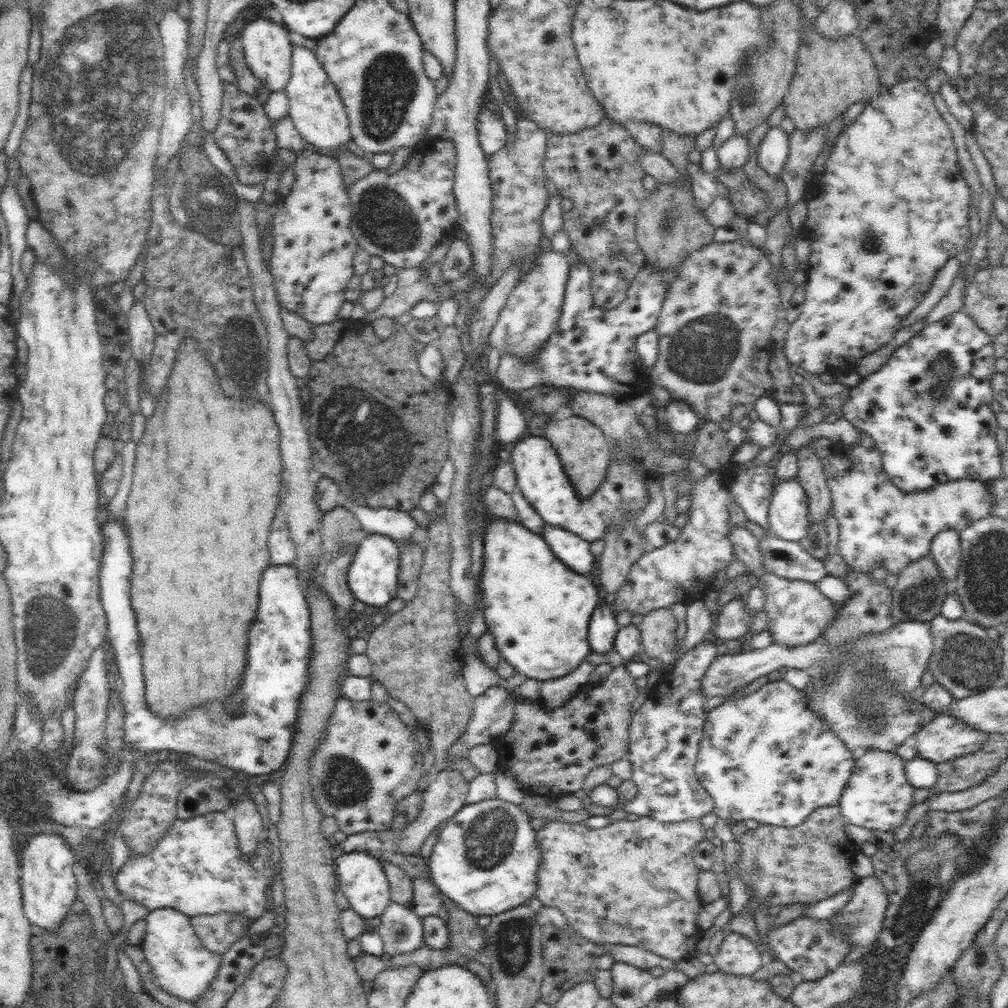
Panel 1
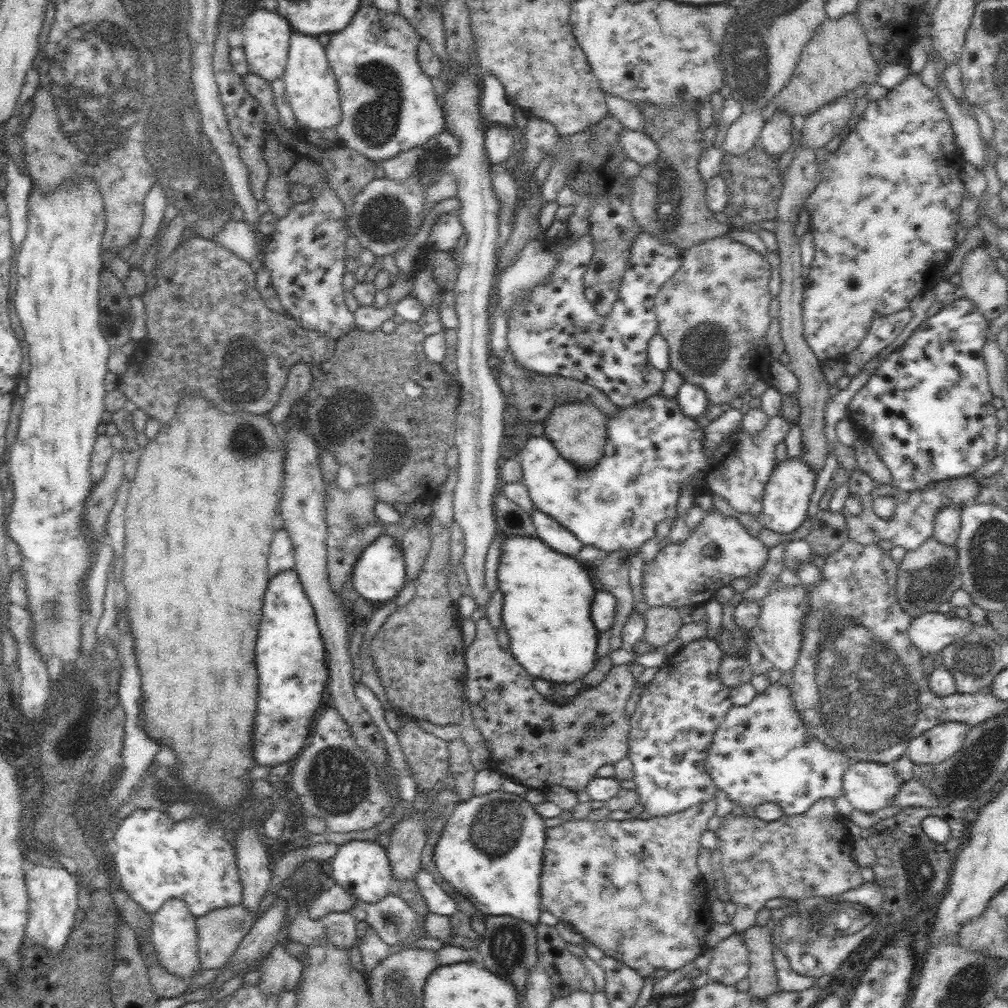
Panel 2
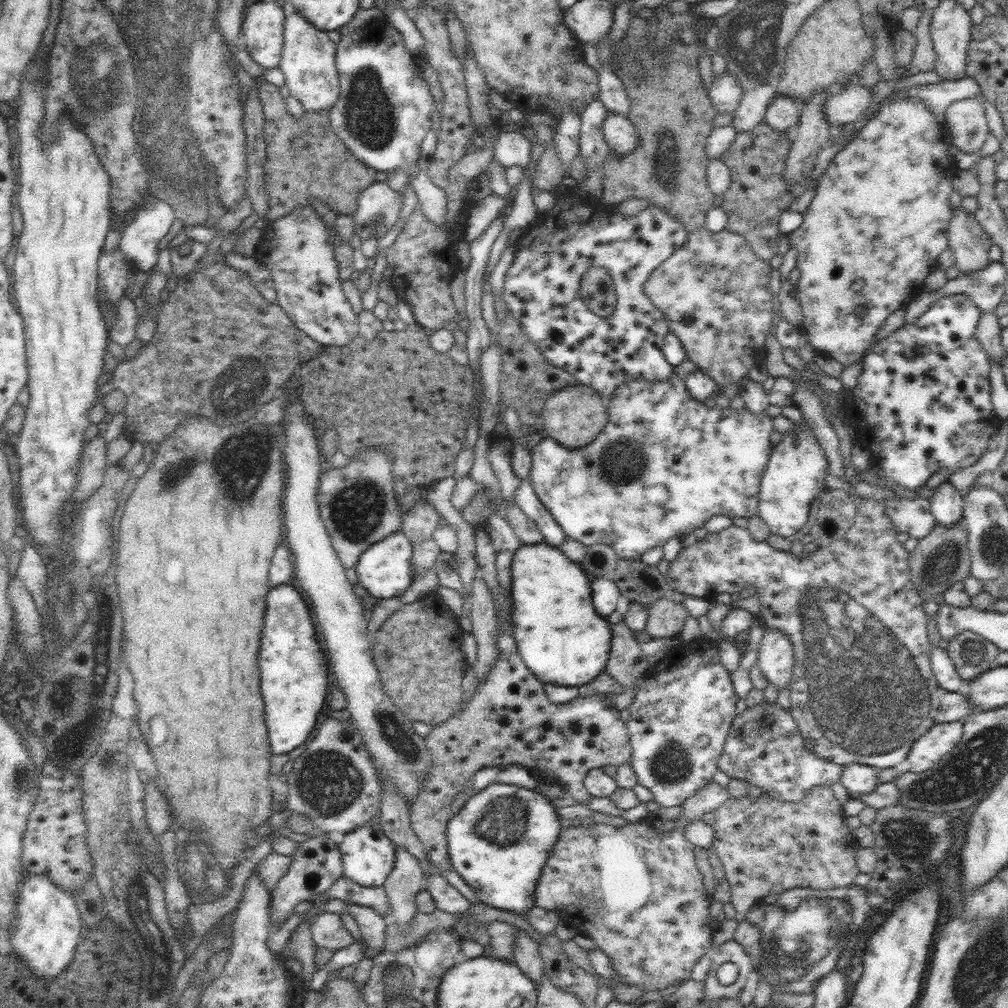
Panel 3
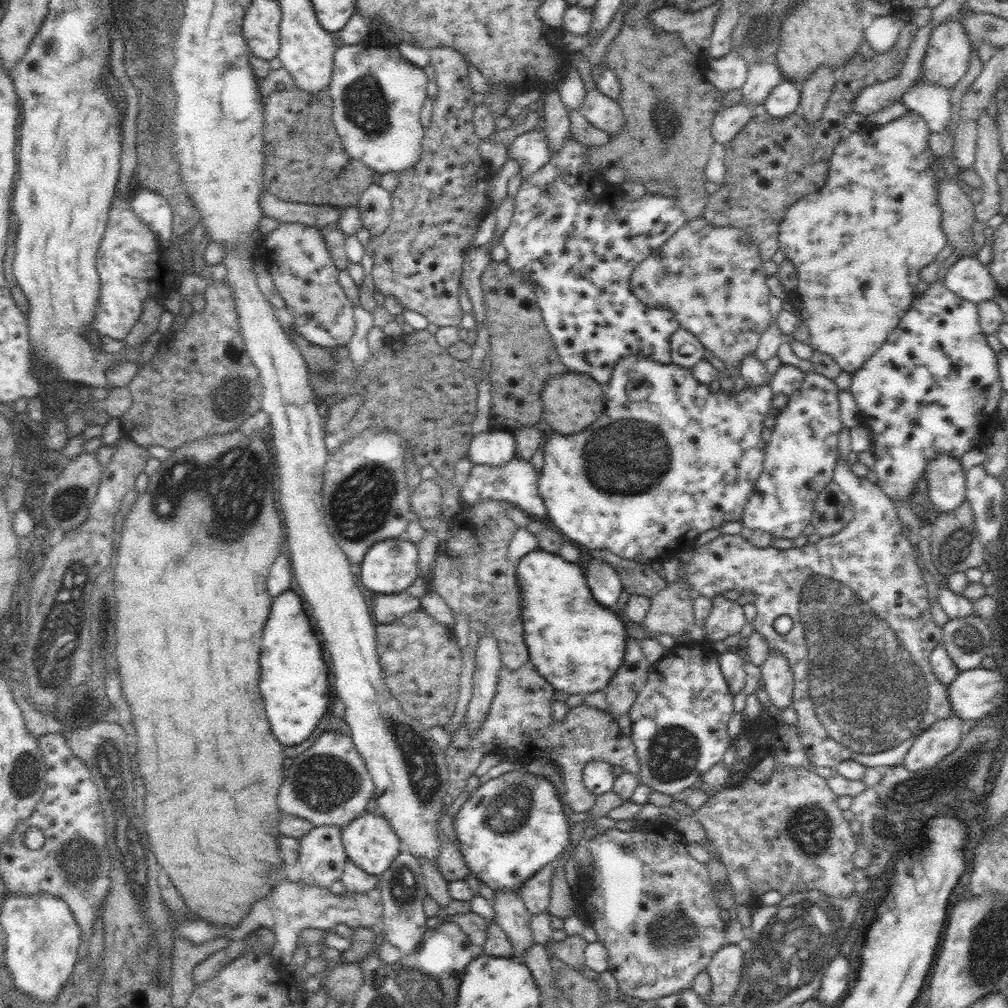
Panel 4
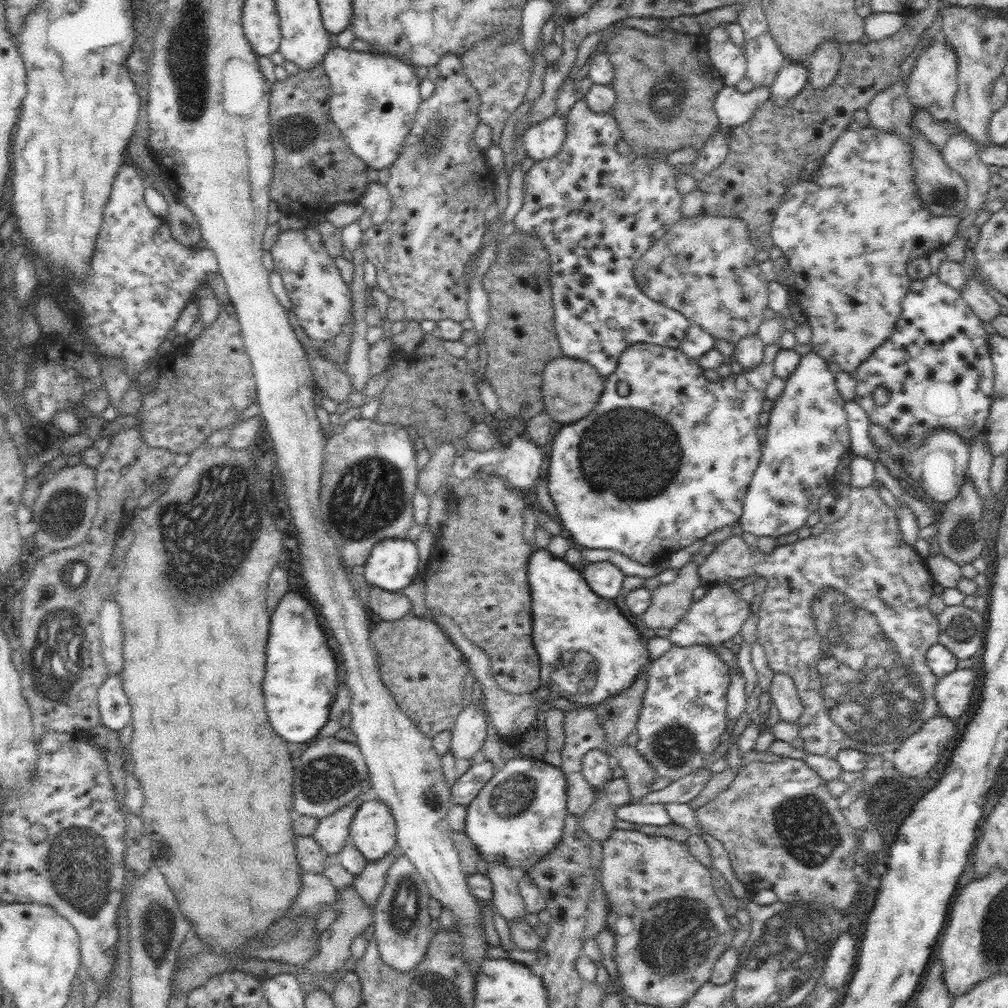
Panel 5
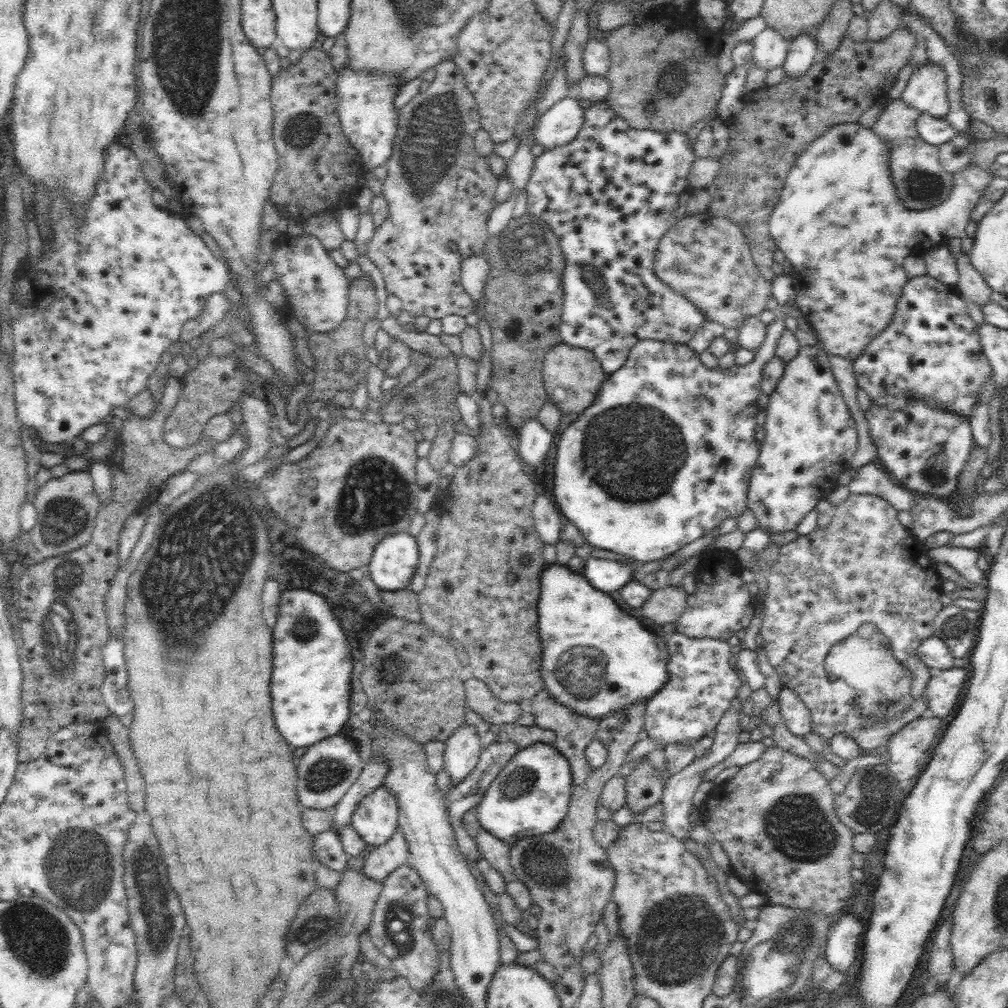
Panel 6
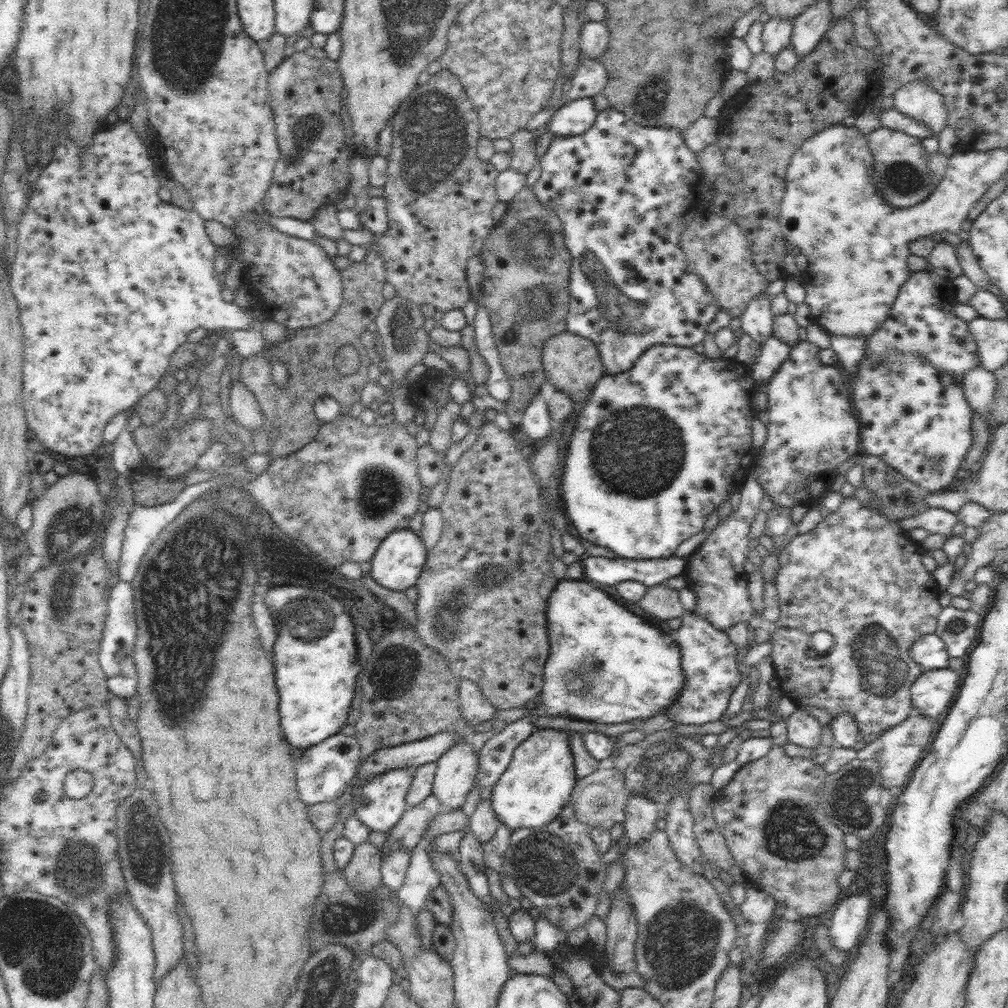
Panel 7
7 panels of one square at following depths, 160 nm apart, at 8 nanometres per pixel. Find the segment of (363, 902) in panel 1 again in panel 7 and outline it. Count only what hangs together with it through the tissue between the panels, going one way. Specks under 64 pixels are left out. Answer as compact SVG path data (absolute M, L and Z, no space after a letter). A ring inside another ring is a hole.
M416 767L393 768L384 774L372 777L360 788L353 788L353 810L370 831L389 832L396 826L406 809L405 796L412 784Z

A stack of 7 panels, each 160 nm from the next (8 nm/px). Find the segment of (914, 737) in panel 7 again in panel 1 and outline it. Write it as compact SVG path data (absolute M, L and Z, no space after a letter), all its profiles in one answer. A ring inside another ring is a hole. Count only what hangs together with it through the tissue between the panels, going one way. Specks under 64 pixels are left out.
M938 713L918 730L916 751L920 757L938 764L980 751L988 736L961 718Z

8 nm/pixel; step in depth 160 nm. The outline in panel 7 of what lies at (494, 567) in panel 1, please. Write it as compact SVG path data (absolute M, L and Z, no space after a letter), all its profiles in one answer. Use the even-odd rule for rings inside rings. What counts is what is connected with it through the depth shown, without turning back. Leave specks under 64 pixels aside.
M560 579L548 599L548 641L550 652L543 671L539 710L526 713L526 717L508 723L498 734L494 734L479 751L479 771L474 785L480 788L493 787L504 774L513 759L514 750L536 730L534 720L539 716L569 716L574 719L616 724L630 720L646 720L667 711L667 708L681 695L686 682L682 671L680 647L672 632L662 632L658 626L651 626L644 616L636 616L626 610L606 592L590 586L585 579Z

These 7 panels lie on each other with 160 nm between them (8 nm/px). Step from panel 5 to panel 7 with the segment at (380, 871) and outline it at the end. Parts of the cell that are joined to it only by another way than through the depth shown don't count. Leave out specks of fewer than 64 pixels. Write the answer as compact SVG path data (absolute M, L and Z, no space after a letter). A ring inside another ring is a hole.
M430 793L420 804L406 807L396 826L388 832L389 837L384 846L380 848L382 857L395 846L413 849L440 808L441 802L434 793Z

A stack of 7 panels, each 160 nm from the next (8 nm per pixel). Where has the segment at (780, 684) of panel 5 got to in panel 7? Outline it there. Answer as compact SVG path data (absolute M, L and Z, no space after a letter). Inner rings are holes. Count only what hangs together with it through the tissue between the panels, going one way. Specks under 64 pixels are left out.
M801 706L786 719L788 740L791 744L808 749L821 749L822 725Z

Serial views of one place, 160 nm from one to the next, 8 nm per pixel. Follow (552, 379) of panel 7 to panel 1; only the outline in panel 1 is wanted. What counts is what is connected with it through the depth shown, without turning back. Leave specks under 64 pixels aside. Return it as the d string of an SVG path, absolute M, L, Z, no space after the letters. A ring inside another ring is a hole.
M572 415L563 420L555 420L546 426L546 439L557 450L557 456L563 464L571 485L578 498L590 498L607 478L607 470L611 465L611 443L605 434L588 419Z

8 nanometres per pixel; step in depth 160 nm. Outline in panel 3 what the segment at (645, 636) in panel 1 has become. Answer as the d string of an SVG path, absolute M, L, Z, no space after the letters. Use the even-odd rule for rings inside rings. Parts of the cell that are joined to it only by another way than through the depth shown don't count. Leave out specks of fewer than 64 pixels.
M664 596L648 606L646 631L652 639L680 636L690 617L683 603L676 603Z

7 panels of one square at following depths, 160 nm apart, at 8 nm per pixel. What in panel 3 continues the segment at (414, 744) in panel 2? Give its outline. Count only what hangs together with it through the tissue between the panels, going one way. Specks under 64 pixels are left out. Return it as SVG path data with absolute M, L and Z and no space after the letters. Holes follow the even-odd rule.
M500 636L496 640L498 660L488 672L486 682L477 684L475 693L469 702L461 703L464 709L458 709L446 722L432 727L432 732L425 737L426 749L430 753L432 764L429 777L421 786L420 792L411 804L409 811L411 827L425 848L429 860L439 870L453 870L448 858L447 824L454 815L450 804L459 792L472 781L477 770L488 766L507 767L508 764L522 764L536 775L545 774L557 780L564 787L568 797L580 804L586 804L591 794L584 781L589 770L608 765L619 767L631 760L632 748L626 723L619 716L607 694L576 697L564 704L549 702L544 690L544 683L524 665L513 636Z

